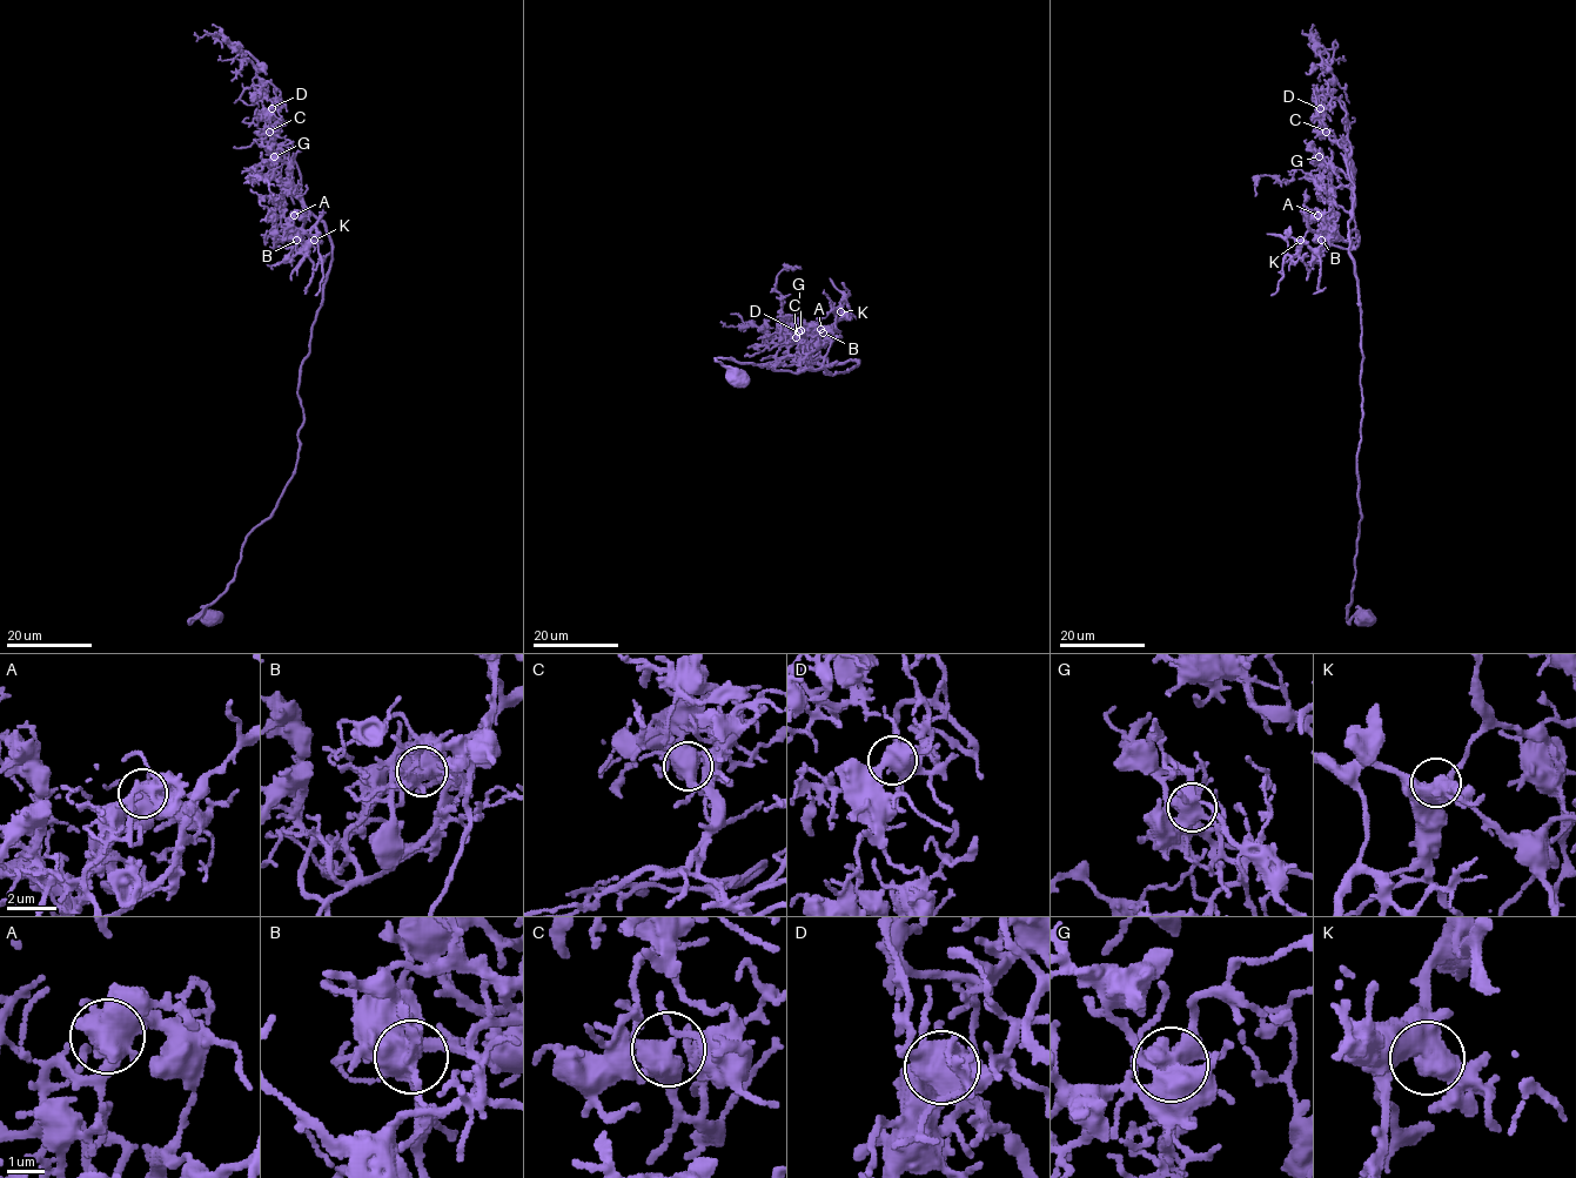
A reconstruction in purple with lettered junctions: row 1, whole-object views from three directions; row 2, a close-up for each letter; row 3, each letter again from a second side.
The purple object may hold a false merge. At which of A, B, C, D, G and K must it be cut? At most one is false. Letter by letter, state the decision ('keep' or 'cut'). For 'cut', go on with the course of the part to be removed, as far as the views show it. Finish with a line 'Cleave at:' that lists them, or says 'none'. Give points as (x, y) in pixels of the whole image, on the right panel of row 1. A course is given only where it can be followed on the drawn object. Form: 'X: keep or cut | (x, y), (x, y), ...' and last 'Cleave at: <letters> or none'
A: keep
B: cut | (1321, 240), (1320, 234), (1312, 230), (1301, 241), (1287, 237), (1282, 277), (1272, 295)
C: keep
D: keep
G: keep
K: keep
Cleave at: B

